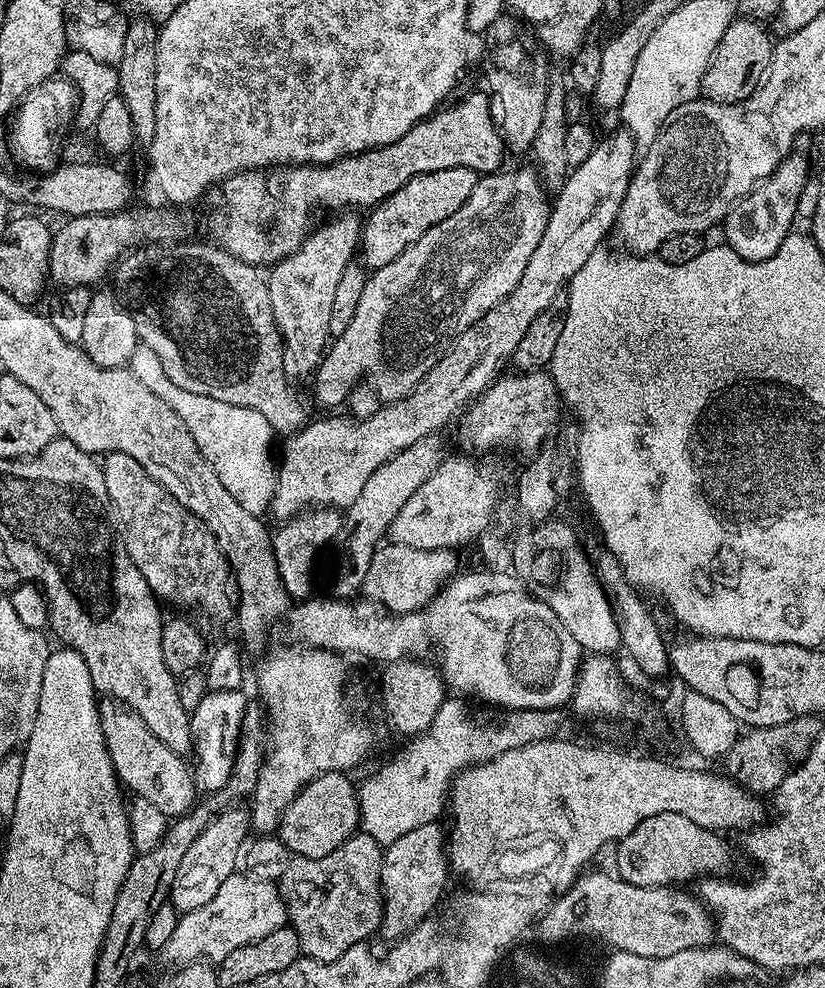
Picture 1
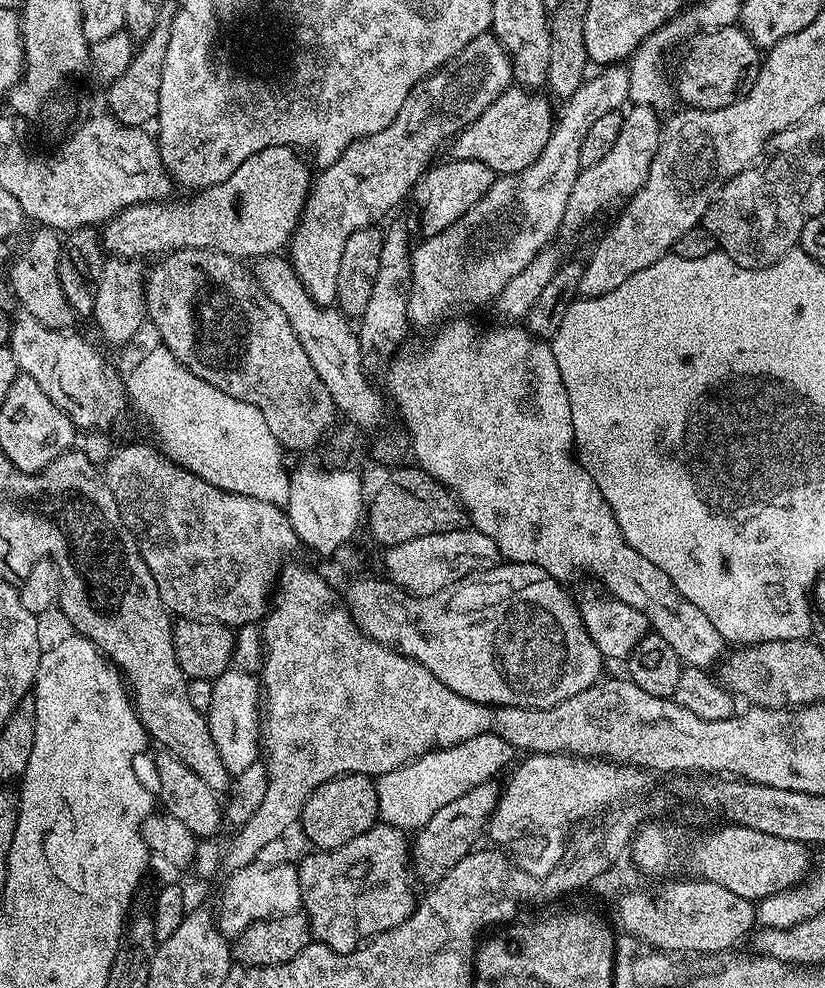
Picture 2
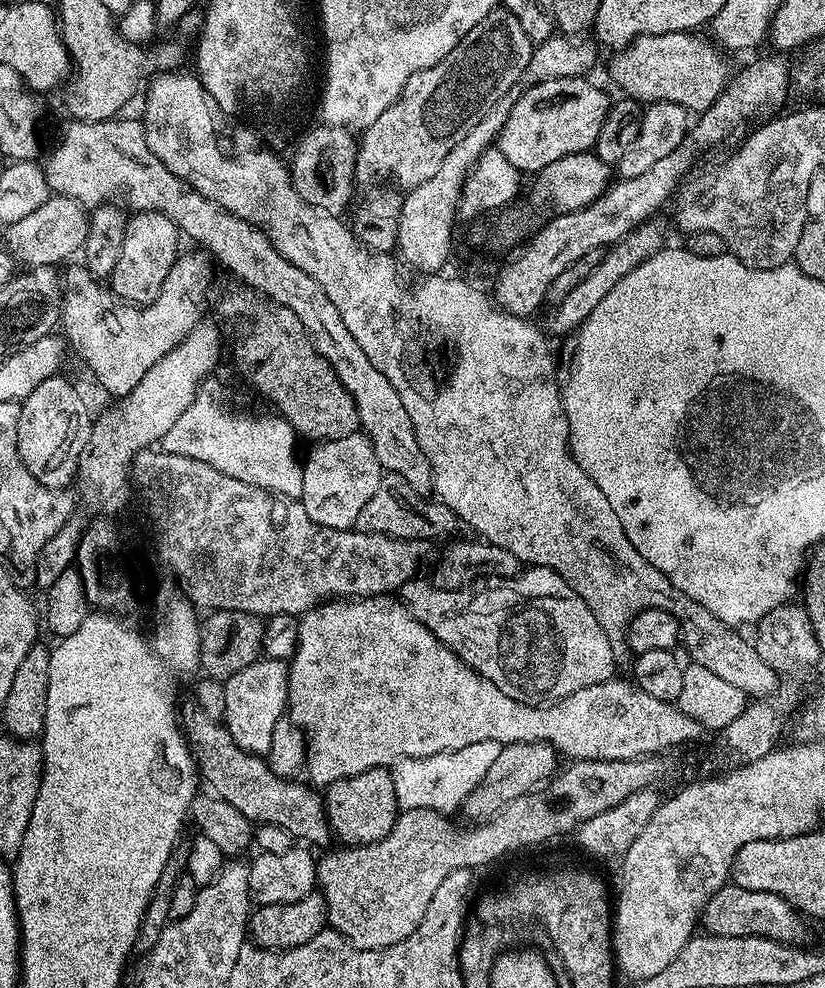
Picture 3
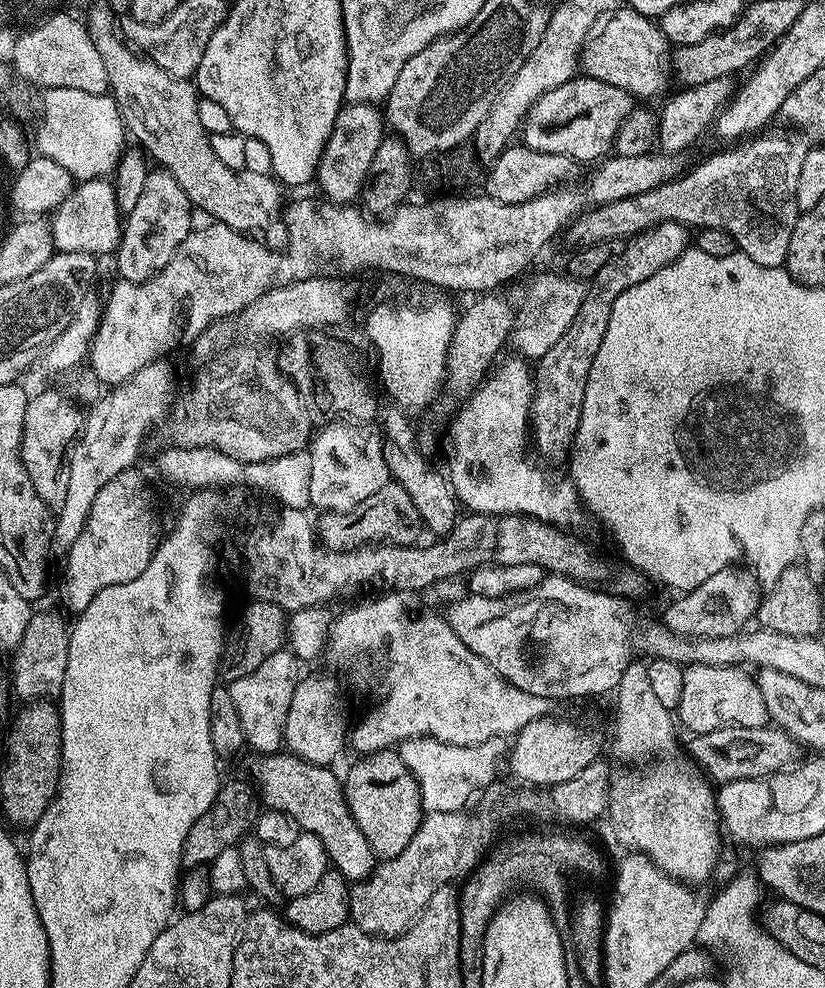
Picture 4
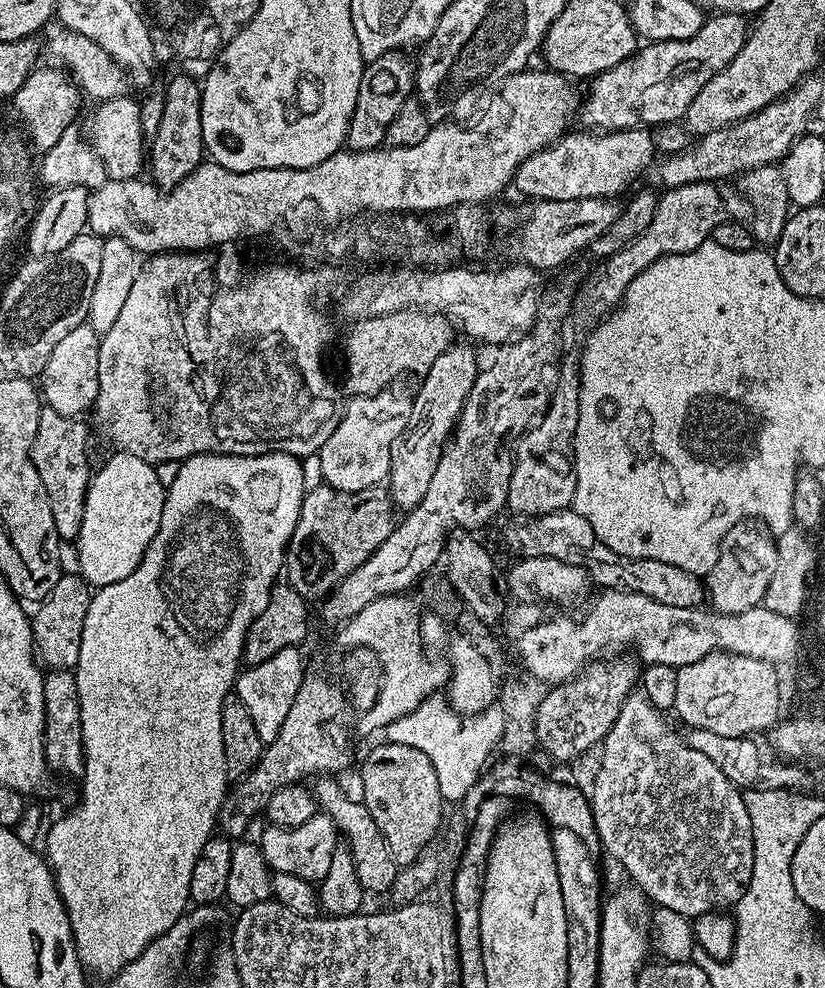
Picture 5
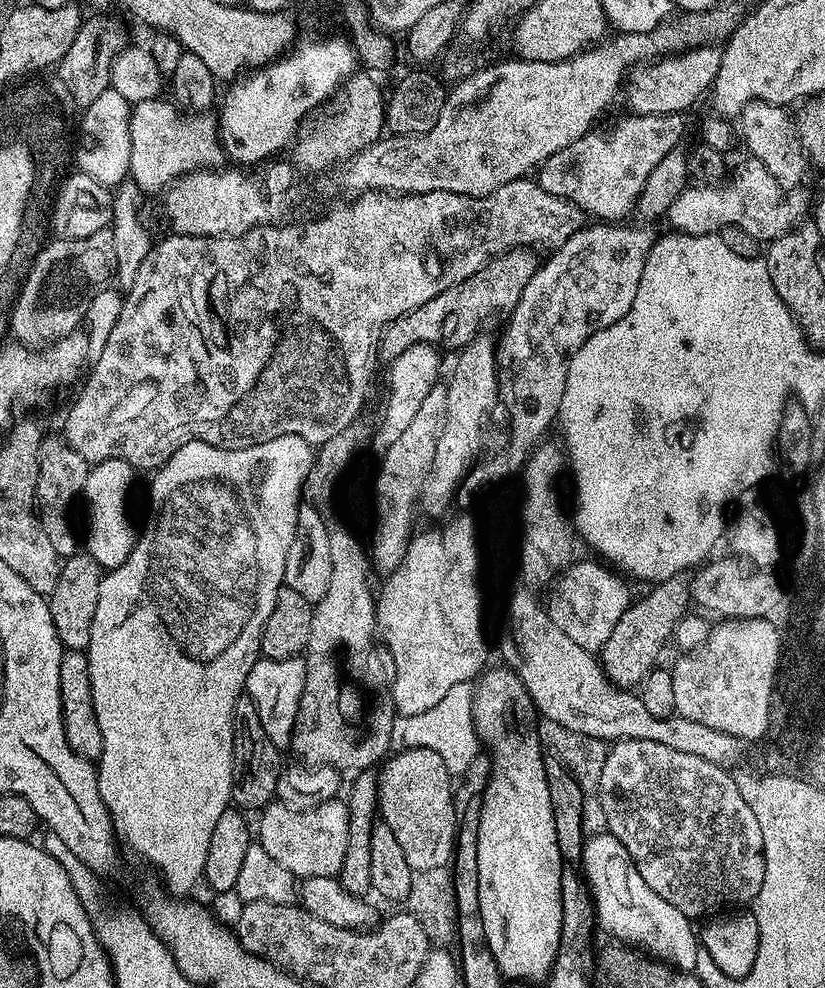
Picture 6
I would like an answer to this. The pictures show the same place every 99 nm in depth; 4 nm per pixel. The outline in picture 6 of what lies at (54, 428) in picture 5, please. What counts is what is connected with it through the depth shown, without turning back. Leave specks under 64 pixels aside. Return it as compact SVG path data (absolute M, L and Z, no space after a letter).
M63 439L40 441L40 465L38 466L38 486L36 487L36 513L40 515L42 530L50 537L54 550L62 558L75 556L82 544L81 533L76 533L72 521L72 507L82 496L84 482L89 474L90 465Z

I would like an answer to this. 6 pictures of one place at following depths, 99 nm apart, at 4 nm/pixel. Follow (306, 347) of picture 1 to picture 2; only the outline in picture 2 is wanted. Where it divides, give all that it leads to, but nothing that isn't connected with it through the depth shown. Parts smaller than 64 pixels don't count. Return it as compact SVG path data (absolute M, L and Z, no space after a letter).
M491 31L483 32L481 36L471 40L452 60L447 60L438 71L412 87L406 102L402 102L402 110L398 110L390 126L378 130L378 134L370 134L366 138L354 141L333 164L319 173L308 193L308 200L304 203L300 219L294 225L290 241L292 269L319 304L335 305L338 266L342 263L342 250L346 250L346 238L350 238L350 234L354 234L354 230L359 228L379 225L379 220L387 212L394 211L407 196L409 199L424 173L433 167L440 147L444 143L445 147L455 140L460 131L478 119L507 88L513 87L513 84L512 57Z

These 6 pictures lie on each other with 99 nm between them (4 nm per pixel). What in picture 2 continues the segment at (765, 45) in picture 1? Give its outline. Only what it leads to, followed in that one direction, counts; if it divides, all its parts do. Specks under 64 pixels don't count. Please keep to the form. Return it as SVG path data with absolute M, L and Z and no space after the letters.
M740 26L701 31L687 48L680 73L674 76L675 95L679 99L681 96L687 107L722 110L722 106L730 106L741 94L749 92L760 73L761 49Z

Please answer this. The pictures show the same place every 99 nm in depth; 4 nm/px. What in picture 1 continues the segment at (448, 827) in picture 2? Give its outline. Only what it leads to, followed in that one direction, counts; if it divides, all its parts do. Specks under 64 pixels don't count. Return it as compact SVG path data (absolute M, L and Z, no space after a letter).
M436 822L418 826L383 849L380 888L384 891L384 913L378 932L388 942L399 940L423 920L429 919L433 915L432 907L439 902L448 884L450 865L446 859L446 832L440 826Z

